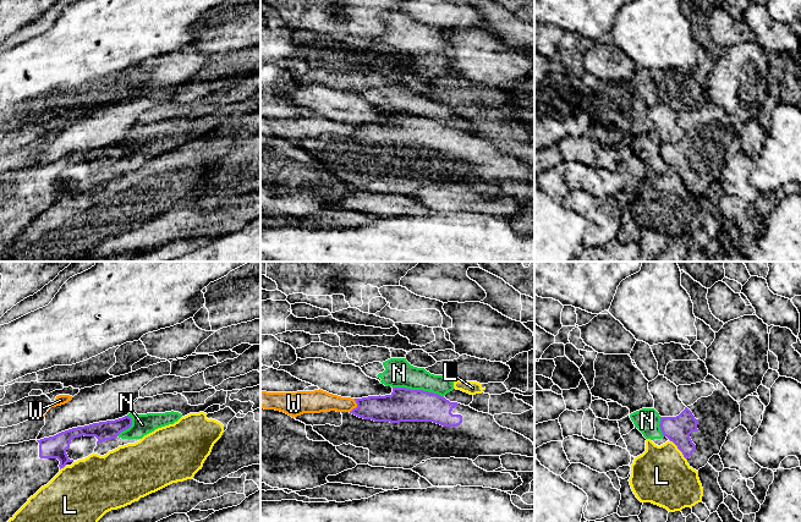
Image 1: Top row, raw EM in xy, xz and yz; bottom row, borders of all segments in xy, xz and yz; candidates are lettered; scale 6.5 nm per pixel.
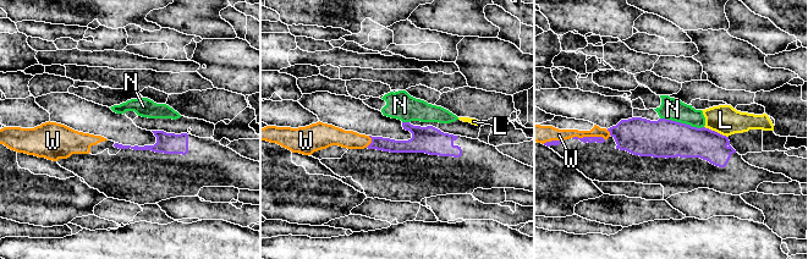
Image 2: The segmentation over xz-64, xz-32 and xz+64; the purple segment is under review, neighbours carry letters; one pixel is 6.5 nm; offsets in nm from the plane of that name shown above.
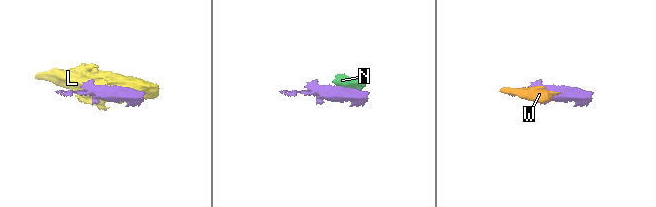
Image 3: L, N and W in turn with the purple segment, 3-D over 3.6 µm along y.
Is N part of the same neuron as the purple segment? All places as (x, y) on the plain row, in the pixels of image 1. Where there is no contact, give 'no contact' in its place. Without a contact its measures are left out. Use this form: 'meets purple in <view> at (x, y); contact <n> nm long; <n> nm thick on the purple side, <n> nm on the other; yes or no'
meets purple in xz at (418, 116); contact 340 nm long; 220 nm thick on the purple side, 190 nm on the other; no

